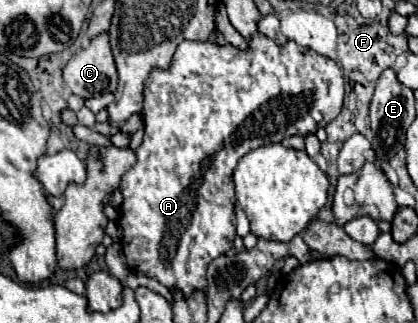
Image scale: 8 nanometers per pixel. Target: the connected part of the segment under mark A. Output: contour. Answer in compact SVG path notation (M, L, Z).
M257 34L249 40L249 50L241 52L227 46L217 46L211 42L183 42L179 44L175 56L173 56L173 64L167 70L155 70L151 72L149 80L147 80L147 88L145 88L145 108L143 108L143 122L145 122L145 138L141 142L141 146L135 150L137 162L133 164L133 168L121 178L119 190L123 194L123 204L121 204L121 214L119 214L119 226L123 230L123 238L121 238L121 246L123 246L123 254L127 258L127 266L129 270L149 276L157 282L161 282L167 288L175 288L179 290L183 296L191 296L195 290L205 290L207 288L207 280L205 280L205 270L209 266L209 262L221 254L225 254L231 246L233 246L233 238L235 238L235 212L233 212L233 204L235 204L235 192L233 192L233 170L239 162L239 158L243 158L247 152L265 146L265 144L273 144L273 142L285 142L287 138L291 138L293 134L297 136L307 136L317 132L319 128L325 128L331 120L337 118L337 114L343 108L343 88L345 88L345 78L341 68L329 60L327 56L321 56L313 50L307 50L295 42L287 42L285 46L277 46L273 40L267 40L263 34Z

